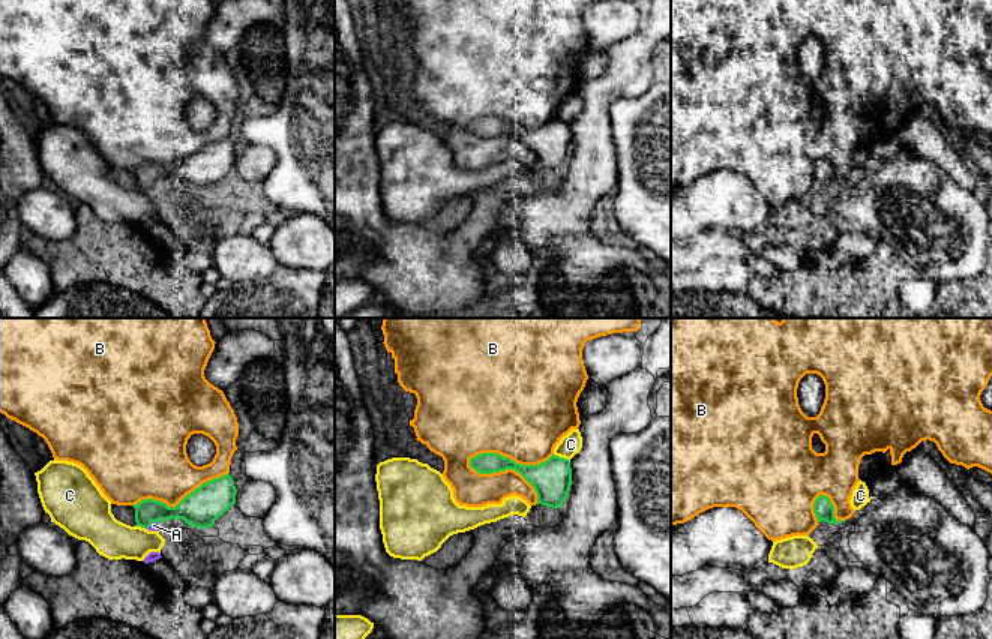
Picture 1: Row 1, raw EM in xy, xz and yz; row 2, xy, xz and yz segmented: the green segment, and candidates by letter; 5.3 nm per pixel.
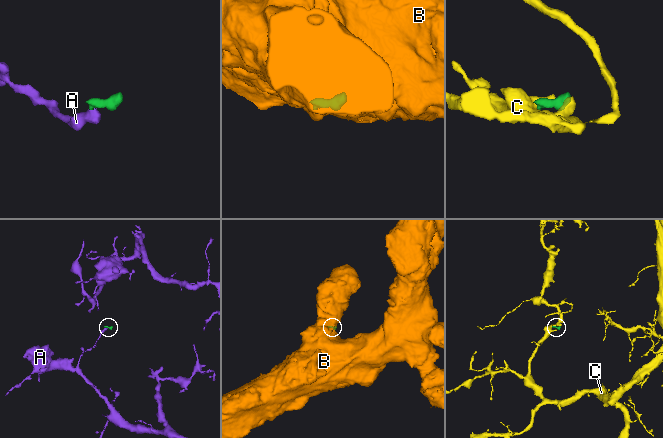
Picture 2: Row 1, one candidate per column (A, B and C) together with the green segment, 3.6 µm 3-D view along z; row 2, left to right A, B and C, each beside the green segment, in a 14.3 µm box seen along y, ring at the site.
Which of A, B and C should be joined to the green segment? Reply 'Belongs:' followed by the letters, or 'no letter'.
Belongs: A

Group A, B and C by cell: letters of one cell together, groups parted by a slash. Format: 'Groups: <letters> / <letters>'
Groups: A / B / C

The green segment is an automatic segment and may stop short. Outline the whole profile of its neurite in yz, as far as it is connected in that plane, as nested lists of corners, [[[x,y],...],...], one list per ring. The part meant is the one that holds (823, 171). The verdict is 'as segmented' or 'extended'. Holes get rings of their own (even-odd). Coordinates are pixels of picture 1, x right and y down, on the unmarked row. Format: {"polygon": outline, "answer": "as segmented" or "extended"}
{"polygon": [[[819,159],[813,166],[813,176],[818,183],[818,186],[827,186],[827,188],[842,188],[845,184],[837,184],[834,182],[834,171],[828,160]]], "answer": "as segmented"}

